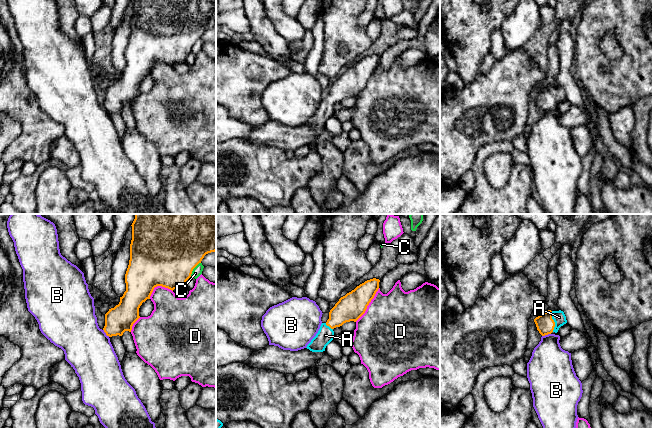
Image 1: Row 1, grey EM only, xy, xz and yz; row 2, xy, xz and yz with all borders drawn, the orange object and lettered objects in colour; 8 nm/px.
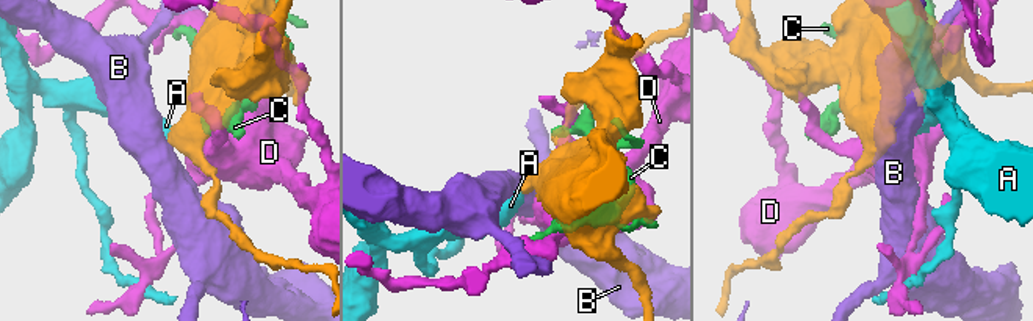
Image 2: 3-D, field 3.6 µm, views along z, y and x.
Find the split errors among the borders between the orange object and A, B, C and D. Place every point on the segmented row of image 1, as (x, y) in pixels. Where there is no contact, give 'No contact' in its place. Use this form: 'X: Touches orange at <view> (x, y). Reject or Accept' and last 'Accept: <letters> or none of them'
A: Touches orange at yz (553, 321). Accept
B: Touches orange at yz (546, 334). Reject
C: Touches orange at xy (193, 268). Reject
D: Touches orange at xz (368, 304). Reject
Accept: A

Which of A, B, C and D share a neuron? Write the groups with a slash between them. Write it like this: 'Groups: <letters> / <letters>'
Groups: A / B / C / D

